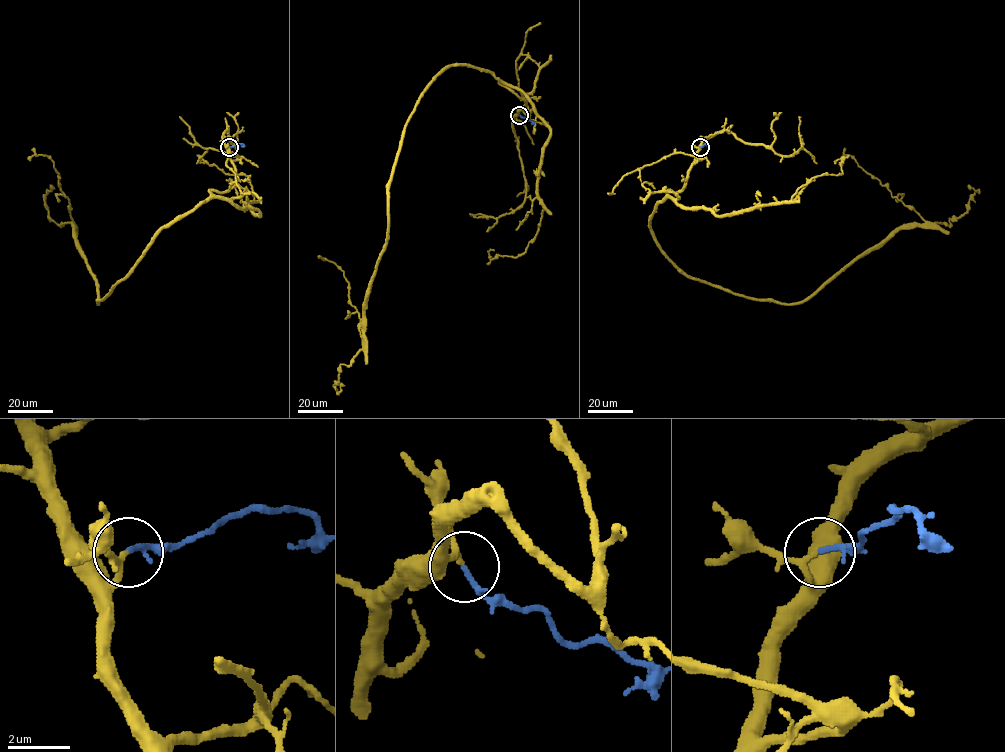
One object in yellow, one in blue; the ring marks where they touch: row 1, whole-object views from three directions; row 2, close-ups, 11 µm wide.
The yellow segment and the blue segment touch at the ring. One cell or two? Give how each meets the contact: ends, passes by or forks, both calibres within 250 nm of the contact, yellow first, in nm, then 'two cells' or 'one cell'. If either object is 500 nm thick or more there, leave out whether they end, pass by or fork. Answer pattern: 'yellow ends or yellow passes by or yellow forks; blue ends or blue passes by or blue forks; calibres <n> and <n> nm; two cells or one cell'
yellow passes by; blue passes by; calibres 160 and 120 nm; one cell

